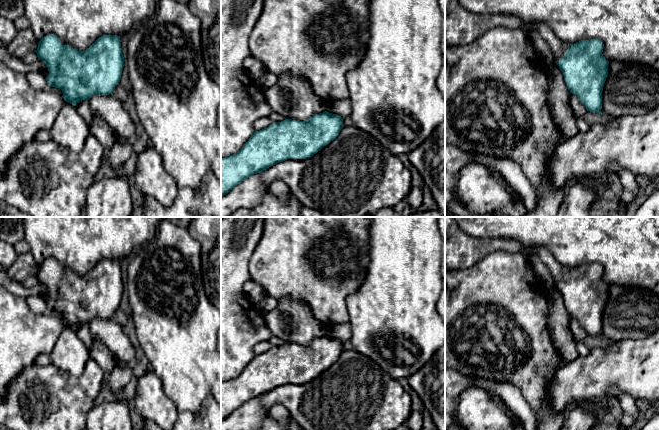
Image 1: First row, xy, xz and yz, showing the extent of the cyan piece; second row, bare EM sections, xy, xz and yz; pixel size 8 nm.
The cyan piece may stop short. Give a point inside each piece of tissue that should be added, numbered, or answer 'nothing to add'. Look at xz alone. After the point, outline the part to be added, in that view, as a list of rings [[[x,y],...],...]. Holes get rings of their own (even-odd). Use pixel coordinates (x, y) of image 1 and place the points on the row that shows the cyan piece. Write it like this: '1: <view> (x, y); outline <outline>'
nothing to add

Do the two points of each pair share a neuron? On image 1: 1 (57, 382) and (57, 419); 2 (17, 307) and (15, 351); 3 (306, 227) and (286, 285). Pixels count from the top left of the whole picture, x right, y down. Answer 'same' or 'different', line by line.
1: same
2: same
3: same

